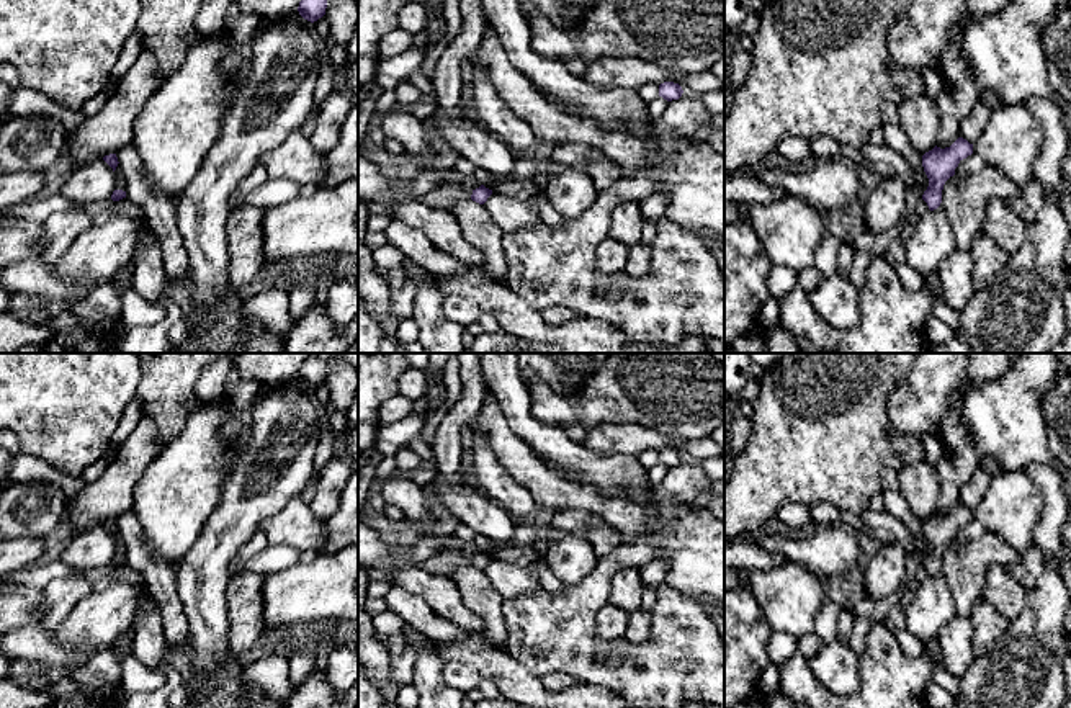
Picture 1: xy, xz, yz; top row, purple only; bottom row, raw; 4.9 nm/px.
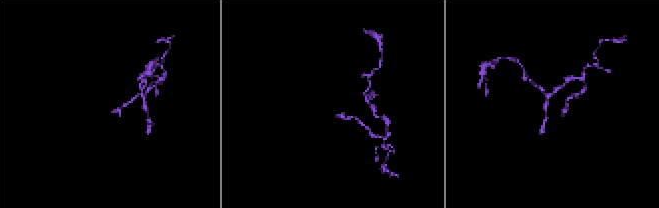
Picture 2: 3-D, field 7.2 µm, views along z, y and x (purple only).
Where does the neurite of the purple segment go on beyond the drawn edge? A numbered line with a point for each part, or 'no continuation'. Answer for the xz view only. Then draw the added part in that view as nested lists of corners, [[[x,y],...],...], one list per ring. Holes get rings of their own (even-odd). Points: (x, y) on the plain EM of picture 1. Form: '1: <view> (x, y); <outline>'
no continuation

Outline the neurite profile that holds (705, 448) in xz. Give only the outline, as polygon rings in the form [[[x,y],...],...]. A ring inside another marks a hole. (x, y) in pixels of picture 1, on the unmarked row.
[[[705,437],[701,440],[687,440],[683,448],[680,450],[683,458],[690,458],[695,461],[721,456],[721,451],[723,448],[710,437]]]

